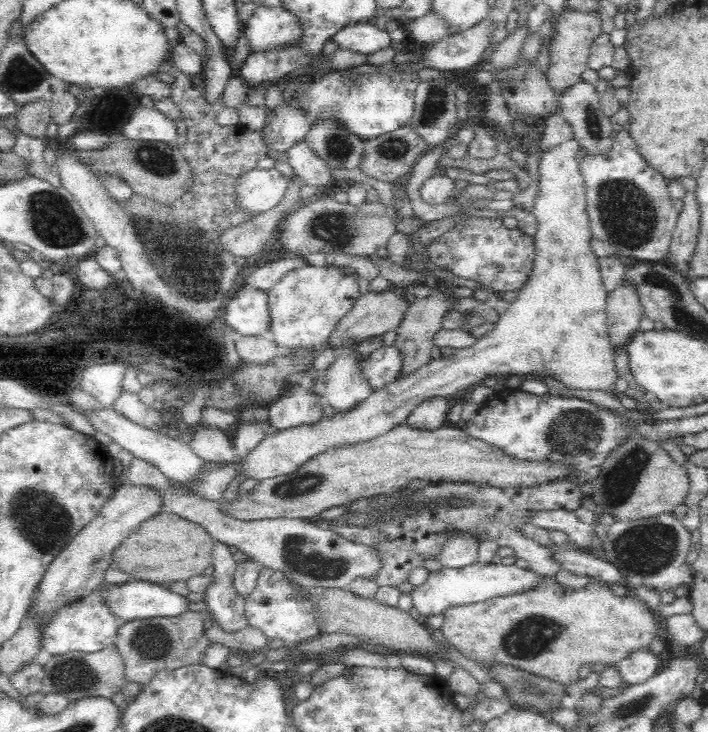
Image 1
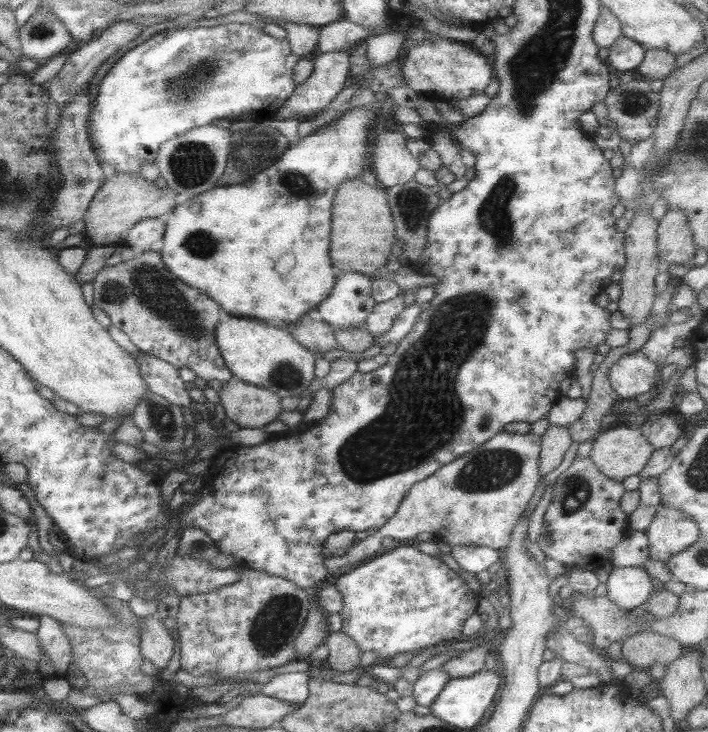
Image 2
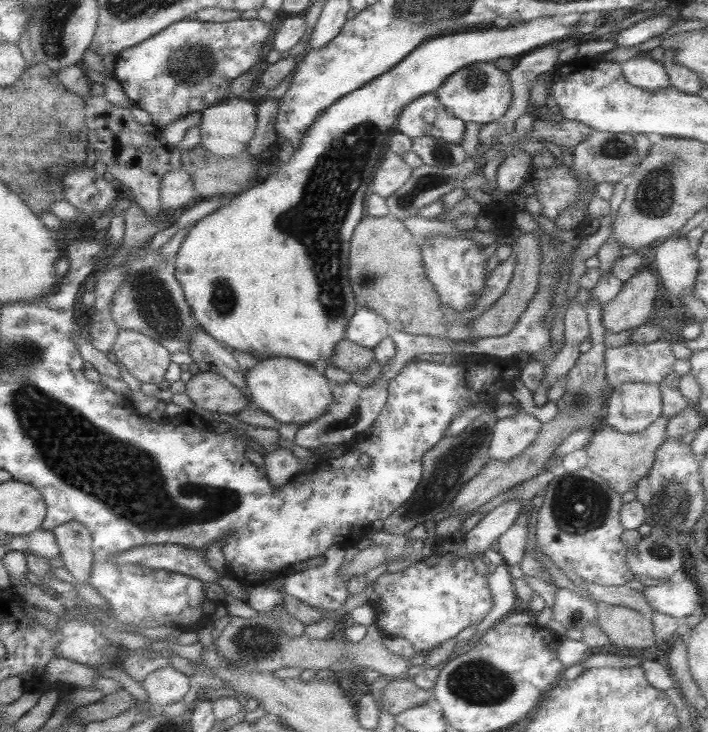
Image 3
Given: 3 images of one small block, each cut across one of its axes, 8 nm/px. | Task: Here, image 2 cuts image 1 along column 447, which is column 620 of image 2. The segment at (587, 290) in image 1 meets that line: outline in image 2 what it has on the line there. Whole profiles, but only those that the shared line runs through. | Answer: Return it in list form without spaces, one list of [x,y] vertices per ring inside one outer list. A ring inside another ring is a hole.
[[[636,350],[615,361],[609,368],[608,378],[620,399],[635,399],[659,385],[660,368]]]

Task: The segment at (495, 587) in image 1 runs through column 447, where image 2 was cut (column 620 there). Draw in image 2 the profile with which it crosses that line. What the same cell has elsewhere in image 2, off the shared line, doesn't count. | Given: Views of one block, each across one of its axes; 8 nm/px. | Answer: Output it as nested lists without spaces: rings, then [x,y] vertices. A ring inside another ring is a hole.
[[[614,567],[606,582],[607,597],[622,610],[634,610],[650,598],[654,588],[643,567]]]

